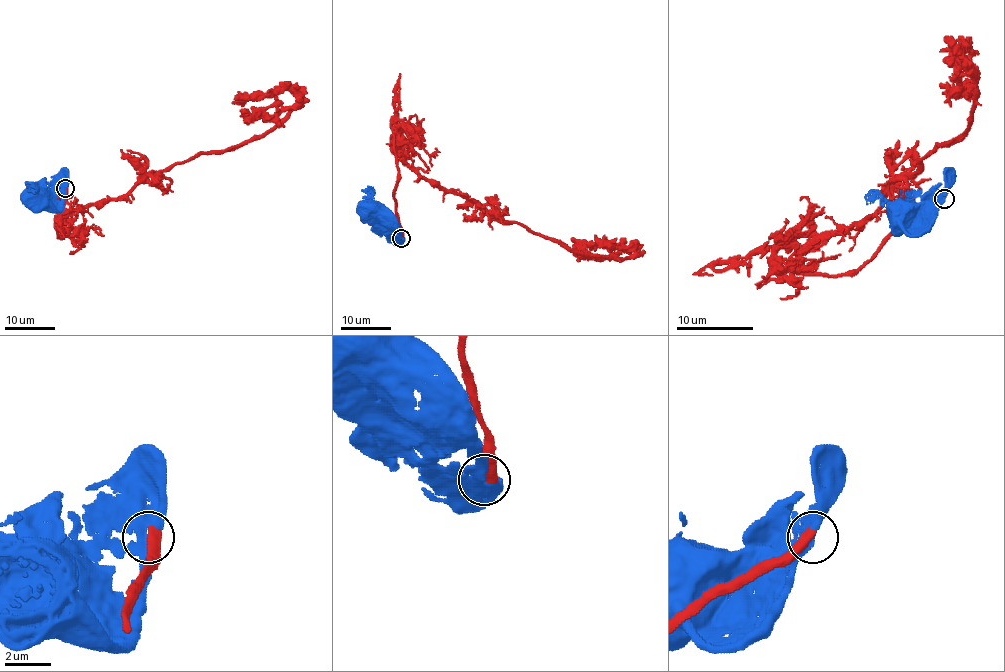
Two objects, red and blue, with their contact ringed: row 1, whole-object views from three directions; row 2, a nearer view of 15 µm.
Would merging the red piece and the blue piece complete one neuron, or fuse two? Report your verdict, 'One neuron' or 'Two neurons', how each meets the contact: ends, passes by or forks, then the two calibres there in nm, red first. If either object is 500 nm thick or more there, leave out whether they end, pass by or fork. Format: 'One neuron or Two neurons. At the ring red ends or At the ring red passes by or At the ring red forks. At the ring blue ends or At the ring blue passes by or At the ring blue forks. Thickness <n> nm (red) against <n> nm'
One neuron. Thickness 500 nm (red) against 300 nm

